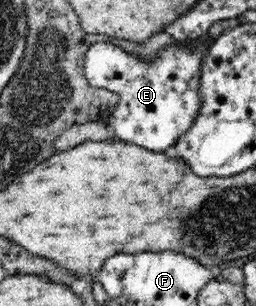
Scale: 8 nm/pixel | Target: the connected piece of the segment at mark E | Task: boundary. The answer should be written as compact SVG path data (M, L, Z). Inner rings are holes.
M97 42L90 46L85 54L84 77L96 89L108 89L119 94L118 104L109 116L107 124L117 134L117 138L124 143L132 143L143 149L162 153L182 136L192 122L196 120L196 112L200 108L200 67L203 56L207 53L206 47L199 49L186 49L184 42L176 47L167 46L159 52L158 58L153 61L139 60L139 56L132 55L123 47L114 43Z

